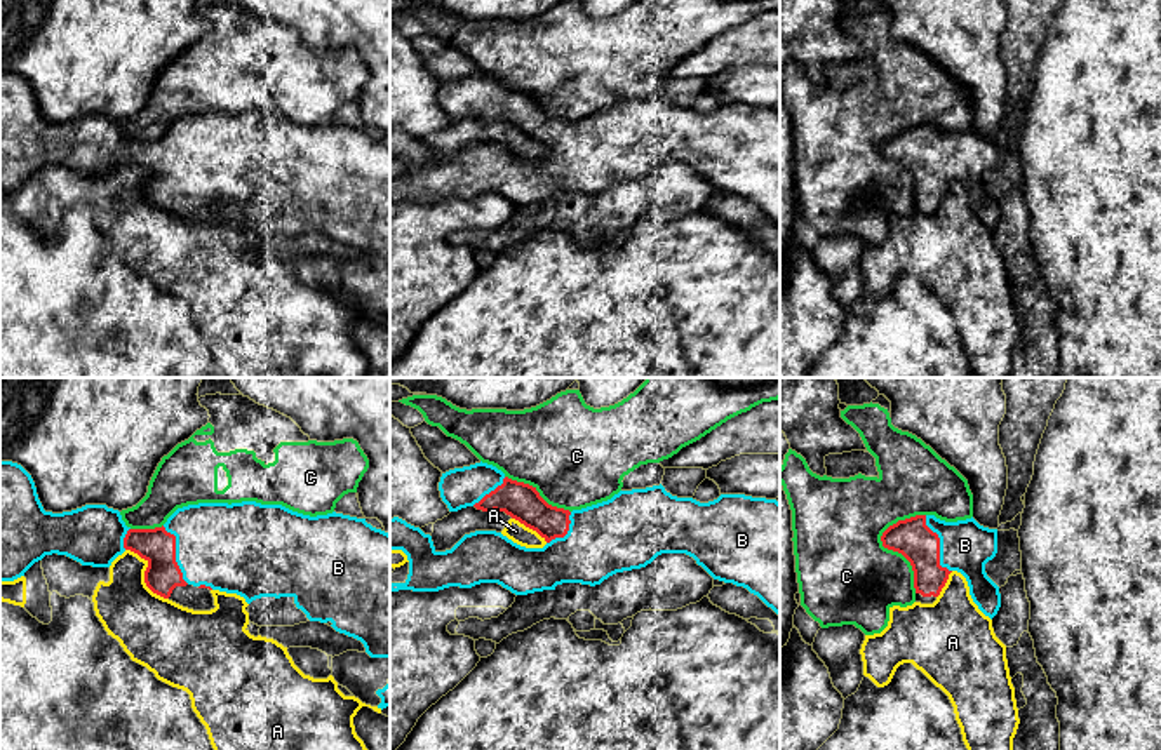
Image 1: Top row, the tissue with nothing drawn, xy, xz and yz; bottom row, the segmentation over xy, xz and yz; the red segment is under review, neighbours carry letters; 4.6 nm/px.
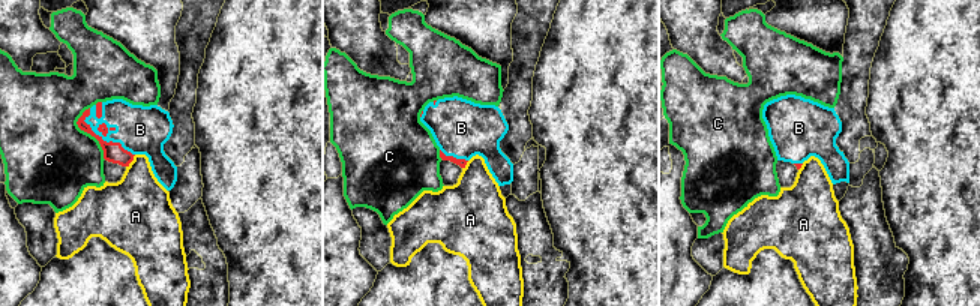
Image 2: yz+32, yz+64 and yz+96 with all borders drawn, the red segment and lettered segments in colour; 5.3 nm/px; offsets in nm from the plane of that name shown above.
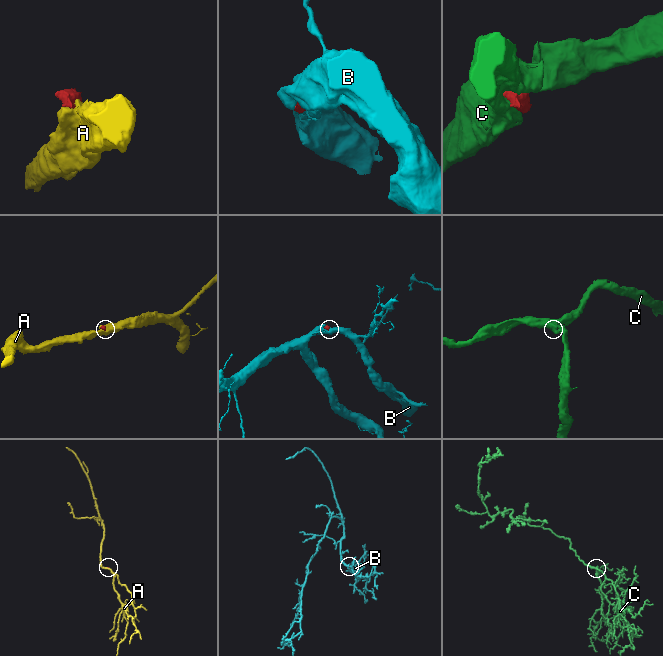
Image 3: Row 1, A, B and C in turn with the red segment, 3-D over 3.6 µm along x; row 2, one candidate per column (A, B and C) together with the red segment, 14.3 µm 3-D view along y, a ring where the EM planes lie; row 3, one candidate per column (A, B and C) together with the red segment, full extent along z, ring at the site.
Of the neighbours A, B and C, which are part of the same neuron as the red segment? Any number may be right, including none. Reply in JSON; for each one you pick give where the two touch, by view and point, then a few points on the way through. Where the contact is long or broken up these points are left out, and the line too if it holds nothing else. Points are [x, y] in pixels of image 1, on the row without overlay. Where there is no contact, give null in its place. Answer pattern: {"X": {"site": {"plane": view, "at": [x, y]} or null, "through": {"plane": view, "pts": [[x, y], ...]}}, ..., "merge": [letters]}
{"B": {"site": {"plane": "yz", "at": [939, 155]}}, "merge": ["B"]}

